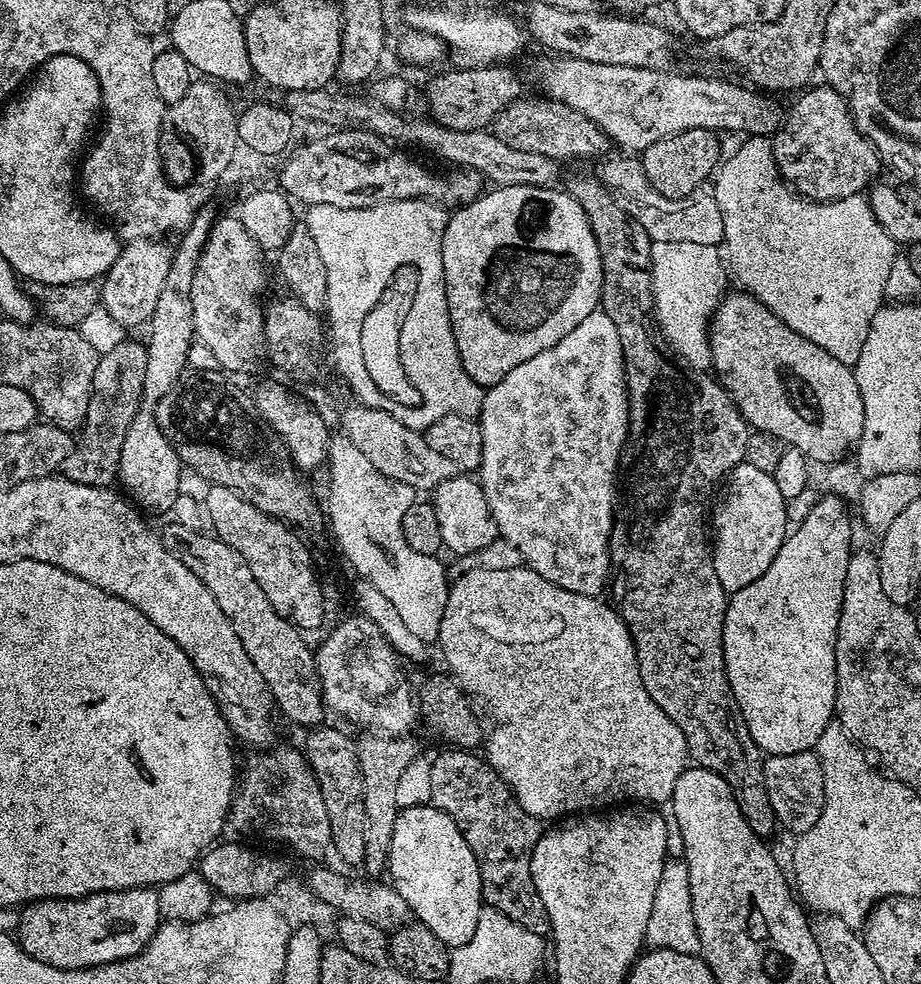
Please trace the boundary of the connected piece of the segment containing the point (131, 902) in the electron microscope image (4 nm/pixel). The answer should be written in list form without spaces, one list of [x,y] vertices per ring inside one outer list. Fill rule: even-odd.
[[[155,887],[127,888],[121,892],[92,892],[77,900],[33,900],[23,905],[19,912],[20,925],[15,935],[20,949],[38,962],[55,968],[96,968],[99,964],[113,964],[138,956],[162,923]]]

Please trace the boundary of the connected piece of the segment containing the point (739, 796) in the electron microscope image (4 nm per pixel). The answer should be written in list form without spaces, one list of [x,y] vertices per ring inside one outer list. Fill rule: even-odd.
[[[726,702],[726,716],[712,716],[712,722],[690,722],[684,731],[684,737],[688,743],[689,757],[699,767],[719,772],[723,776],[750,830],[754,830],[758,837],[768,838],[778,828],[778,821],[764,785],[765,757],[752,740],[750,730],[744,725],[742,714],[735,703]]]

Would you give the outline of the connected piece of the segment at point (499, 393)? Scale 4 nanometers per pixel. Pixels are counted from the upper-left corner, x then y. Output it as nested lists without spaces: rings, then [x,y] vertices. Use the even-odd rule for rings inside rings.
[[[592,312],[550,350],[514,366],[502,382],[484,393],[478,423],[482,456],[480,488],[496,531],[520,551],[525,565],[562,590],[599,597],[605,571],[604,536],[608,536],[608,496],[616,448],[624,432],[624,388],[620,388],[622,346],[607,312]]]

